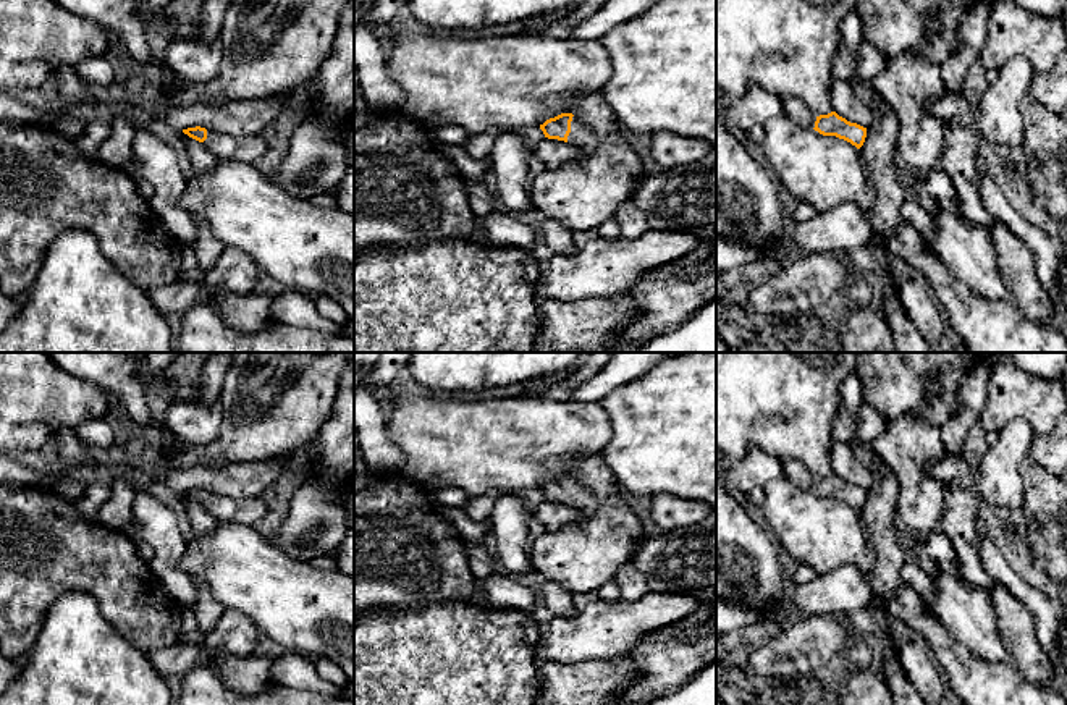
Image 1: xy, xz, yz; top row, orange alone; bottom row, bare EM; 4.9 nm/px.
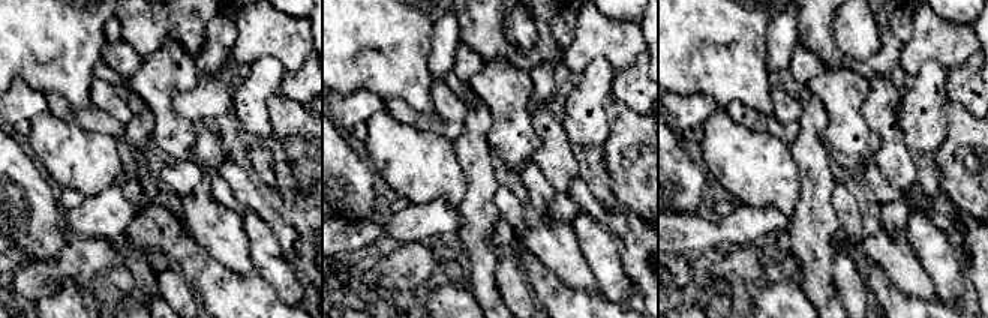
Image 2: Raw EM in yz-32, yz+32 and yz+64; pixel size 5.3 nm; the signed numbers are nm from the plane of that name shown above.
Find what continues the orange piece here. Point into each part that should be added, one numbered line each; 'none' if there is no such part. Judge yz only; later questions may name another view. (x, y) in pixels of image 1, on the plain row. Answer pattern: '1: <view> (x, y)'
1: yz (794, 471)

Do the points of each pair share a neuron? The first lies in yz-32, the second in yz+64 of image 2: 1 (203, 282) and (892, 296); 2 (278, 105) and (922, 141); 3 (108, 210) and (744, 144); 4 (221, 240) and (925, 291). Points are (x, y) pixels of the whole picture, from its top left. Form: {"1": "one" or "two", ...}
{"1": "one", "2": "two", "3": "two", "4": "one"}

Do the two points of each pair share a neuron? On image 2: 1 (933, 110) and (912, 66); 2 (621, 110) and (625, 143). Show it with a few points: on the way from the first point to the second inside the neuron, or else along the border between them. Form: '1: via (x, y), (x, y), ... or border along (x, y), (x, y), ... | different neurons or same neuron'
1: border along (948, 69), (934, 60), (928, 60), (915, 74) | different neurons
2: via (621, 117), (625, 122), (625, 135) | same neuron

